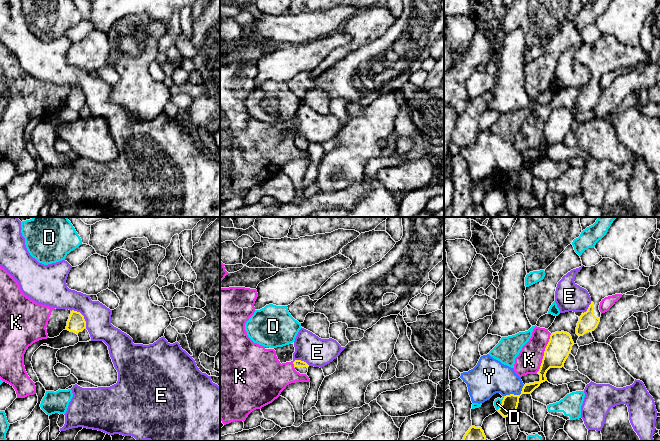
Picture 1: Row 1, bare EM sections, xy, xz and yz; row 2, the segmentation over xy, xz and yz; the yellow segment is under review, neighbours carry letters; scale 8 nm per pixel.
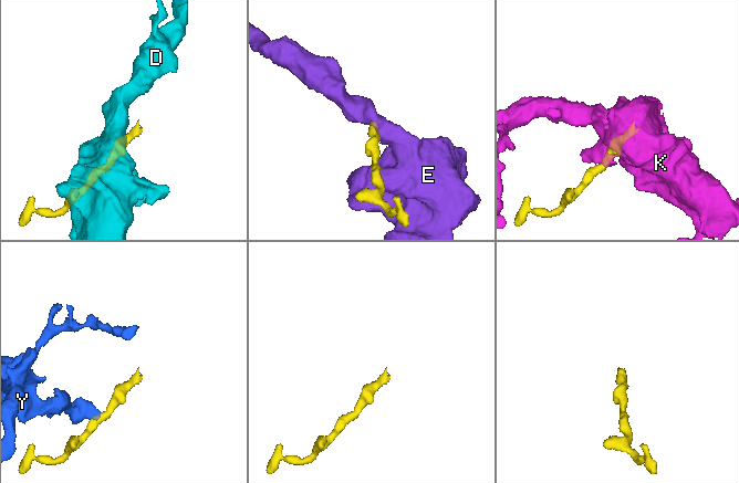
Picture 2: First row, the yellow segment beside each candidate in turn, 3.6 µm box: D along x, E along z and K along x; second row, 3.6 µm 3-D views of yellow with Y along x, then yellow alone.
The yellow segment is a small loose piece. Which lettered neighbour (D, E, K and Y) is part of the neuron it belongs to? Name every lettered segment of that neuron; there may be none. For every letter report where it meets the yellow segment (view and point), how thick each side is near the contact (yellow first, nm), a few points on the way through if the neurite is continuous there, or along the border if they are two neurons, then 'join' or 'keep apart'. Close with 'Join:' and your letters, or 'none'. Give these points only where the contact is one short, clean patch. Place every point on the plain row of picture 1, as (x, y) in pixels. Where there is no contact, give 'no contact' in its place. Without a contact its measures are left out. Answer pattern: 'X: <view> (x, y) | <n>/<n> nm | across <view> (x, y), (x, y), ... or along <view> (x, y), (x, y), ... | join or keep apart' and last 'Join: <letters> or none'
D: yz (502, 179) | 130/60 nm | keep apart
E: xy (83, 93) | 150/200 nm | along xy (72, 85), (83, 92), (86, 104) | keep apart
K: yz (544, 130) | 190/200 nm | keep apart
Y: yz (516, 171) | 130/260 nm | along yz (524, 161), (519, 170), (506, 170), (504, 172) | keep apart
Join: none

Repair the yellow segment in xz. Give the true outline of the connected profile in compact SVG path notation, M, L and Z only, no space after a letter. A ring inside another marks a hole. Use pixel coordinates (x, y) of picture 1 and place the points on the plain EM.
M295 136L293 140L297 148L299 148L300 150L307 150L309 141L306 138Z

